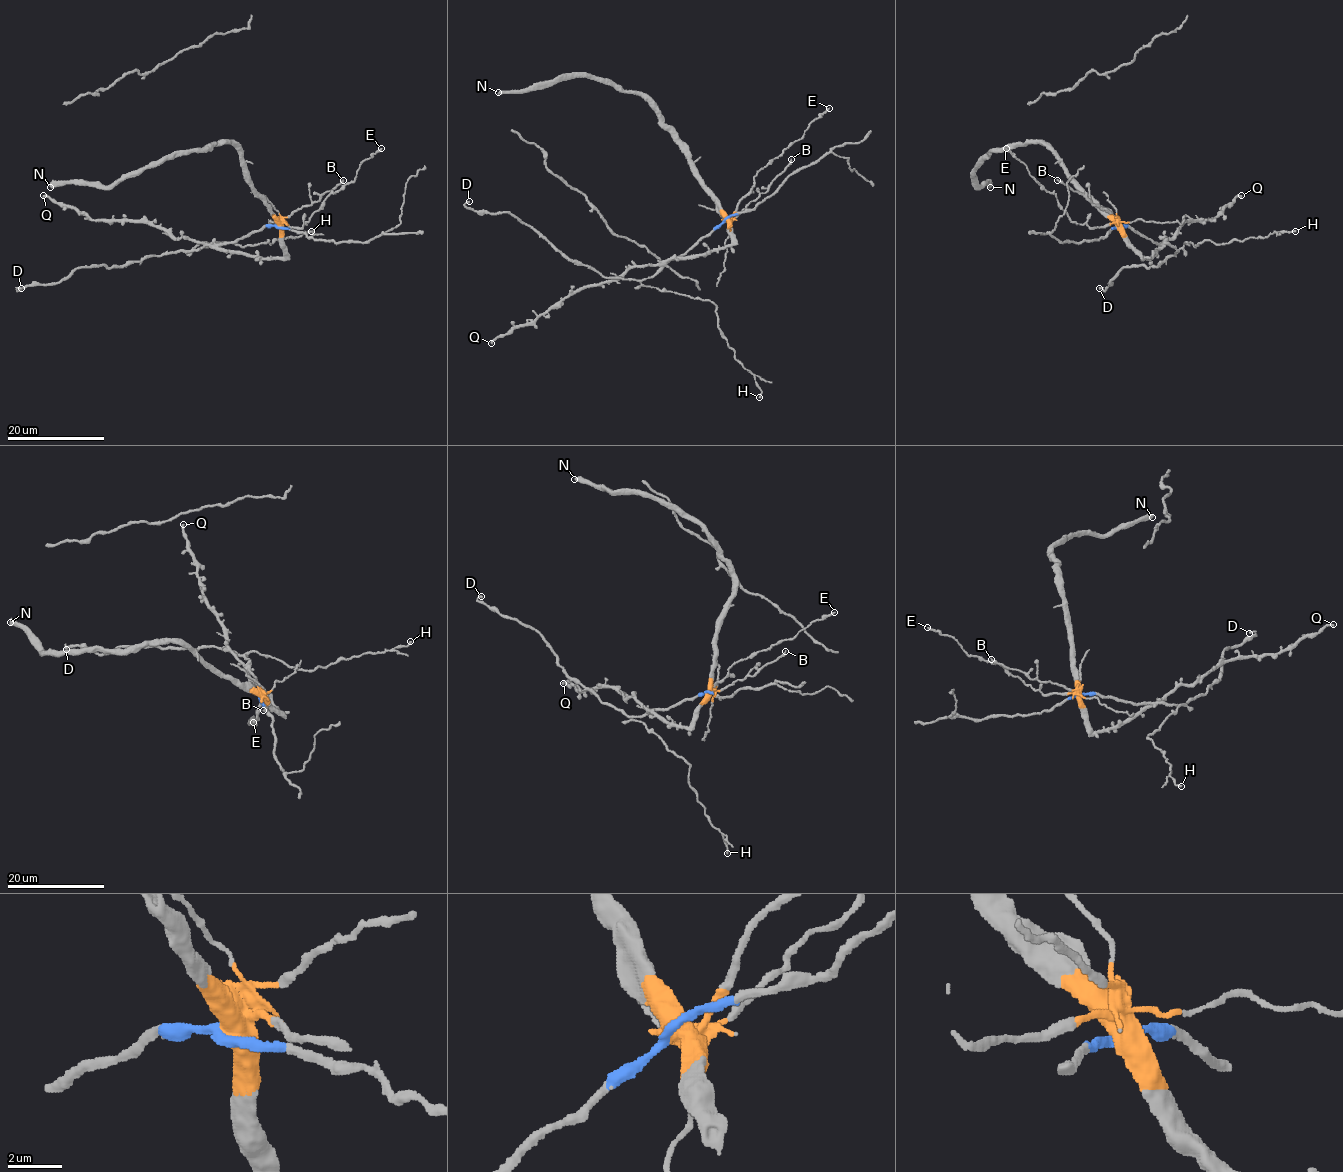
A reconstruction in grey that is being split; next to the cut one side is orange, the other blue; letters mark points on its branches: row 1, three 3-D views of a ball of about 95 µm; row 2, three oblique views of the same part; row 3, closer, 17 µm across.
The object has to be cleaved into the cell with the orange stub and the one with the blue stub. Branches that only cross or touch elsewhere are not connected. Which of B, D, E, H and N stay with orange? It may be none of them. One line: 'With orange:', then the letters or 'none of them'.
With orange: B, E, N

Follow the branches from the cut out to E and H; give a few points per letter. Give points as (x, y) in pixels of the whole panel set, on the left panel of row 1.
E: (277, 226), (306, 224), (329, 195), (350, 183), (359, 165), (381, 148)
H: (277, 226), (264, 226), (236, 241), (193, 249), (203, 243), (270, 244), (311, 230)

